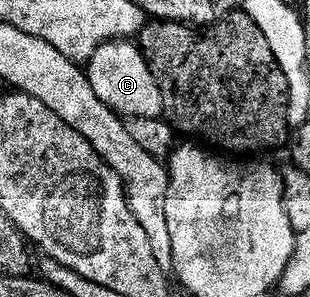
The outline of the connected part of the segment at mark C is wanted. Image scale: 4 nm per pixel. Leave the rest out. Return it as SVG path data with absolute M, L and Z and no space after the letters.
M121 39L99 45L92 58L86 62L86 72L90 79L90 87L94 87L94 95L98 95L98 99L102 99L102 103L106 103L106 107L110 107L113 113L121 118L150 119L163 114L162 95L158 91L158 83L154 75L150 75L150 67L142 55L139 44Z

